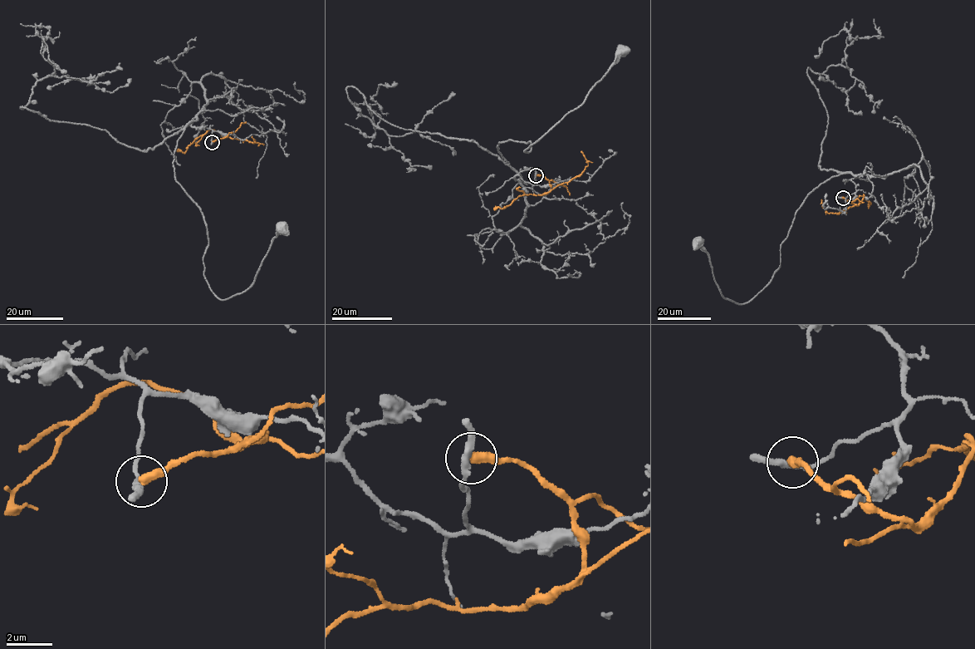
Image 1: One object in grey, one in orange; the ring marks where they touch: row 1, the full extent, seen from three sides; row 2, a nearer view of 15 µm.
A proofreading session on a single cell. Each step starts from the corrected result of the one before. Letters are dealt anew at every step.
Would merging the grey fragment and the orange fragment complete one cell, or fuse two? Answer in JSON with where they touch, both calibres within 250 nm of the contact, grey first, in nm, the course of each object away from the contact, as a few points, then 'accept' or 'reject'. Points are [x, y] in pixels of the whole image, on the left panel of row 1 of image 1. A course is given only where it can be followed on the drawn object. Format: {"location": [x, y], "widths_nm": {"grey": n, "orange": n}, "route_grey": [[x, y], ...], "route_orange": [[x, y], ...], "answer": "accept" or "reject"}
{"location": [212, 142], "widths_nm": {"grey": 280, "orange": 400}, "route_grey": [[212, 142], [193, 119], [173, 166], [207, 224], [204, 277], [217, 297], [249, 287], [283, 229]], "route_orange": [[212, 142], [227, 135], [209, 130], [184, 152], [177, 149]], "answer": "reject"}

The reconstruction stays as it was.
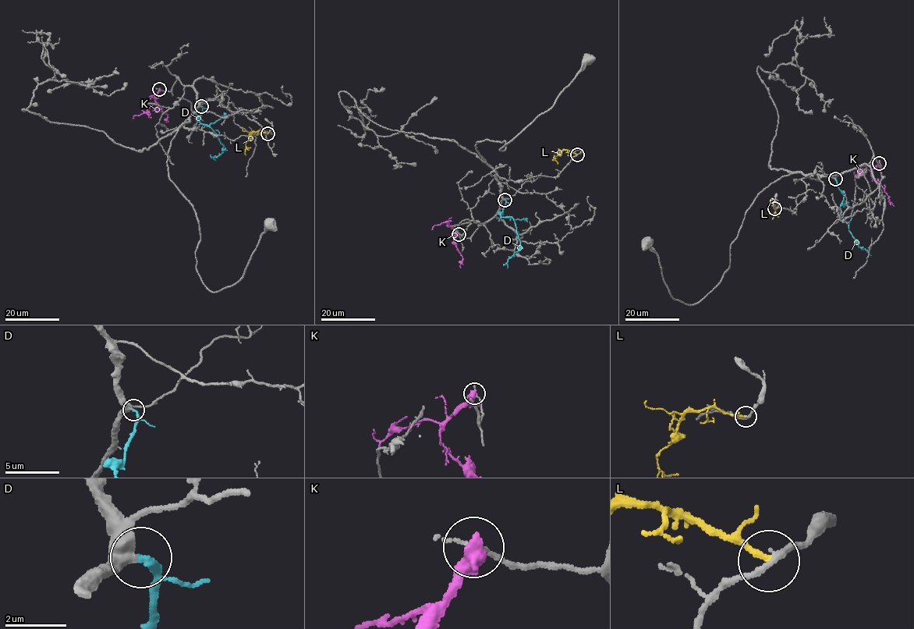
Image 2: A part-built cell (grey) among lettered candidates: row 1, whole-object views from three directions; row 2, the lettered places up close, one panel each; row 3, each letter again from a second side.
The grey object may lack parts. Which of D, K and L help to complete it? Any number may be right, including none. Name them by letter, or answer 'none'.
D

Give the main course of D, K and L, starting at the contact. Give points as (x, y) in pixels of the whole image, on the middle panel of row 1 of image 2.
D: (505, 200), (500, 216), (512, 218), (520, 241), (518, 250), (504, 264)
K: (458, 234), (455, 232), (458, 232), (455, 243), (462, 258), (460, 268)
L: (576, 154), (564, 150), (554, 160)

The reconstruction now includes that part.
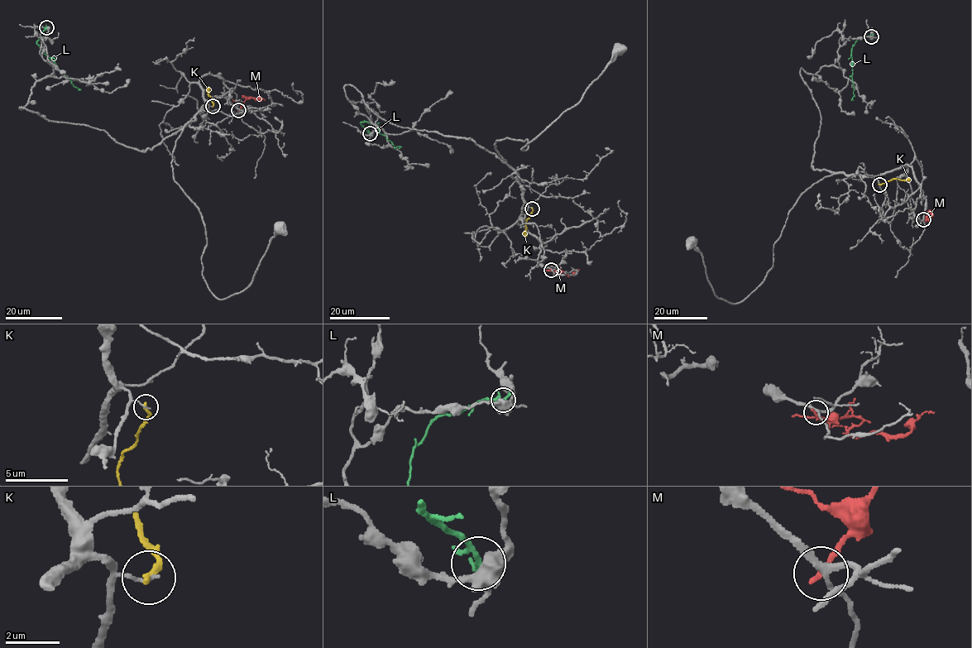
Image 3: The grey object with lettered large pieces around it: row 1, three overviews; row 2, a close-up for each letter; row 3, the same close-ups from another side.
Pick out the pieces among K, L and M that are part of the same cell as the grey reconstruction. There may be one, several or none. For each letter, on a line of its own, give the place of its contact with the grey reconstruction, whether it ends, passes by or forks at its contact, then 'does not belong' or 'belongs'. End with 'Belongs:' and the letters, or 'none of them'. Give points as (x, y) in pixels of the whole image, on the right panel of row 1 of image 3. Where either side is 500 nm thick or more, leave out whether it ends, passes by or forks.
K: meets grey at (879, 184); it ends there; does not belong
L: meets grey at (871, 36); it passes by; does not belong
M: meets grey at (923, 219); it ends there; does not belong
Belongs: none of them

